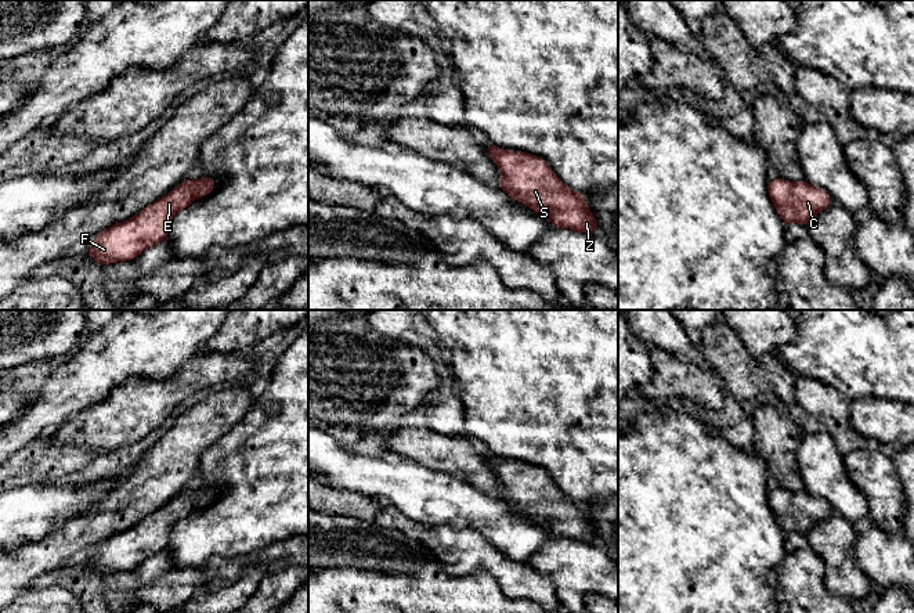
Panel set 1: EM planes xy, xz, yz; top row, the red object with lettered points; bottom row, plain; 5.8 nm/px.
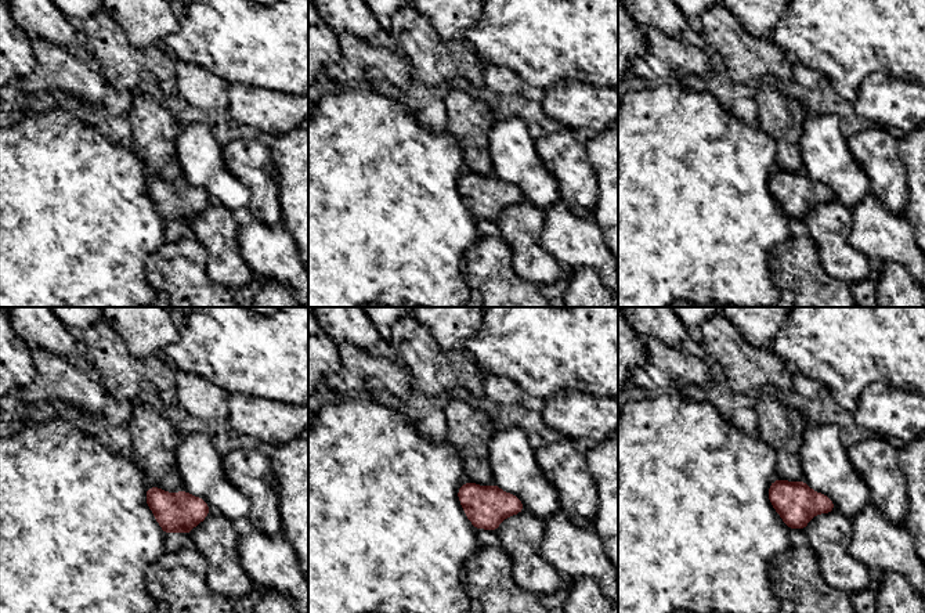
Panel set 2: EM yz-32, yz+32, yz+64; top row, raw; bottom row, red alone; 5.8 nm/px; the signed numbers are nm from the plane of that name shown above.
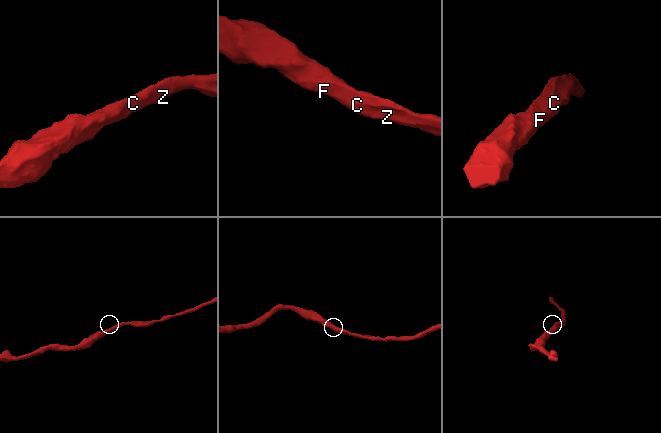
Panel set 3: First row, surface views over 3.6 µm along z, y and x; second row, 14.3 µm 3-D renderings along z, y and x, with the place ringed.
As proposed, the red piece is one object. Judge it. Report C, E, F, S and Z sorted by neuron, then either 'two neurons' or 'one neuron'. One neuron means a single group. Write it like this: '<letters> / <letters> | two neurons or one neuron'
C E F S Z | one neuron

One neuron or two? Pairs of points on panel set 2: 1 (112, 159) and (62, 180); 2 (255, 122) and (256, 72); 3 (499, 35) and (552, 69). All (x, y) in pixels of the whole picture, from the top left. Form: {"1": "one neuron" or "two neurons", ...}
{"1": "one neuron", "2": "two neurons", "3": "one neuron"}

